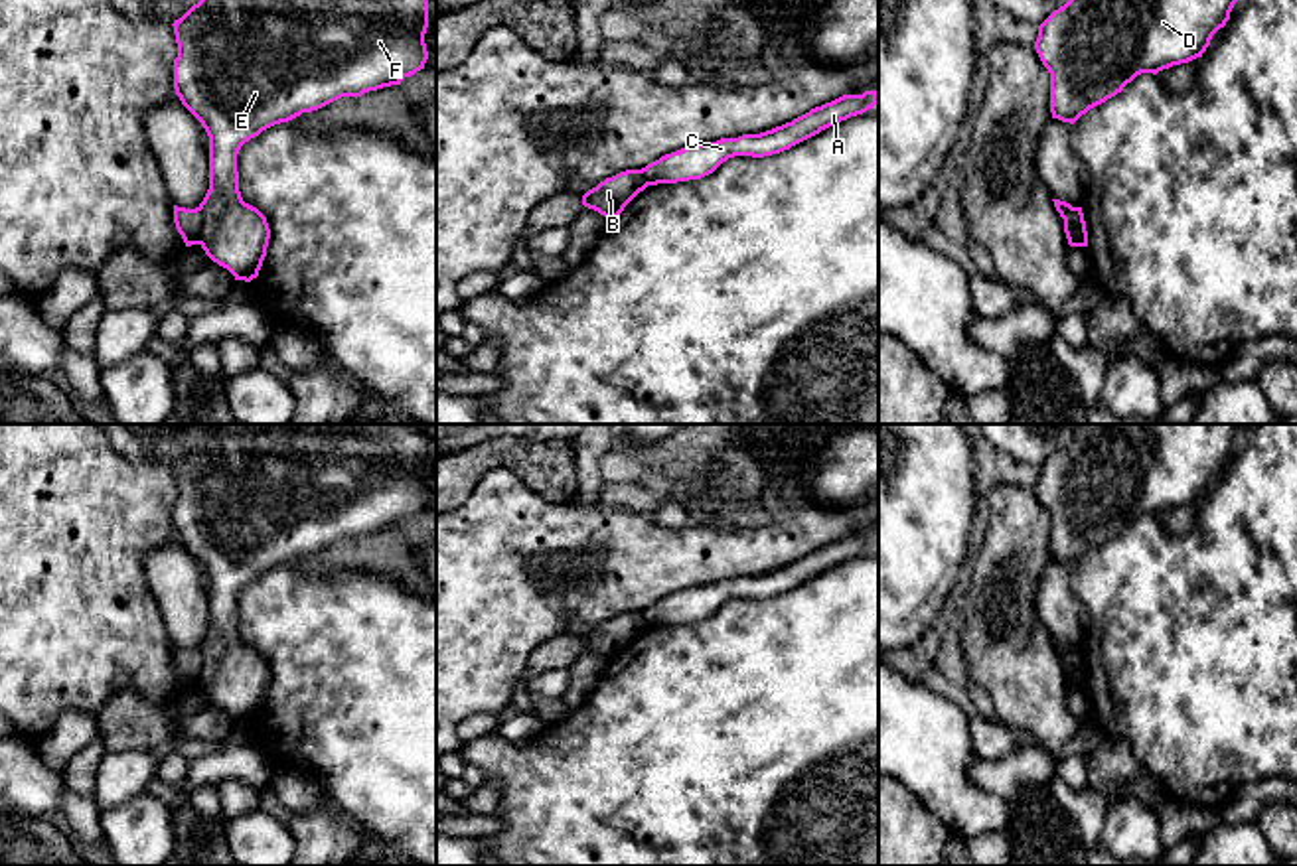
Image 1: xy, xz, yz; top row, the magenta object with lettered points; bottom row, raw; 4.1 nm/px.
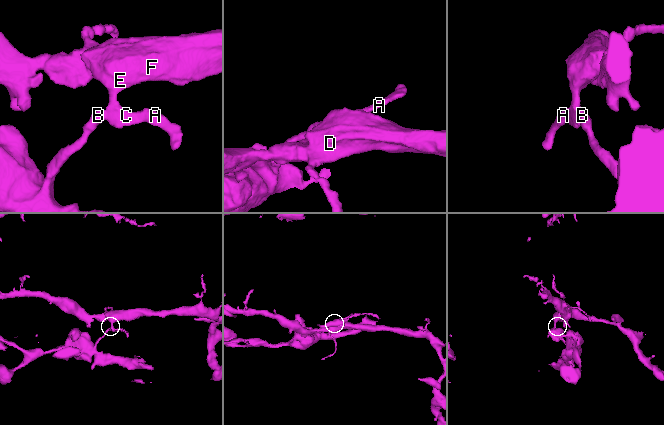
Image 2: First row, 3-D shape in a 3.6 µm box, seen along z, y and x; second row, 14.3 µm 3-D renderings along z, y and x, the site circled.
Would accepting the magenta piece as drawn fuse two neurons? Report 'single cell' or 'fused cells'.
fused cells

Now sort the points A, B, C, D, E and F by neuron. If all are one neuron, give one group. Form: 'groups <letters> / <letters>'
groups A C D E F / B

